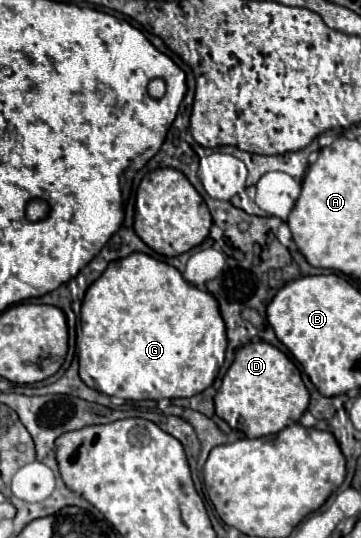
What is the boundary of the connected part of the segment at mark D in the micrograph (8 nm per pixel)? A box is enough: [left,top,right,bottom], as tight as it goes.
[215,342,309,438]

